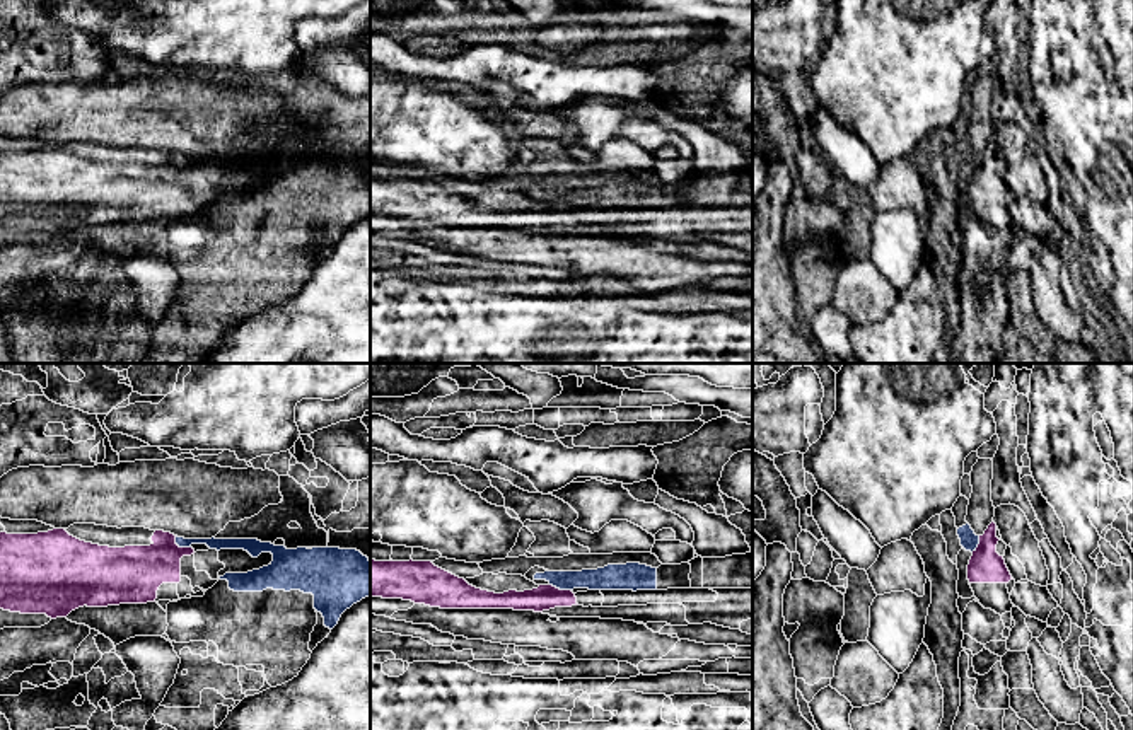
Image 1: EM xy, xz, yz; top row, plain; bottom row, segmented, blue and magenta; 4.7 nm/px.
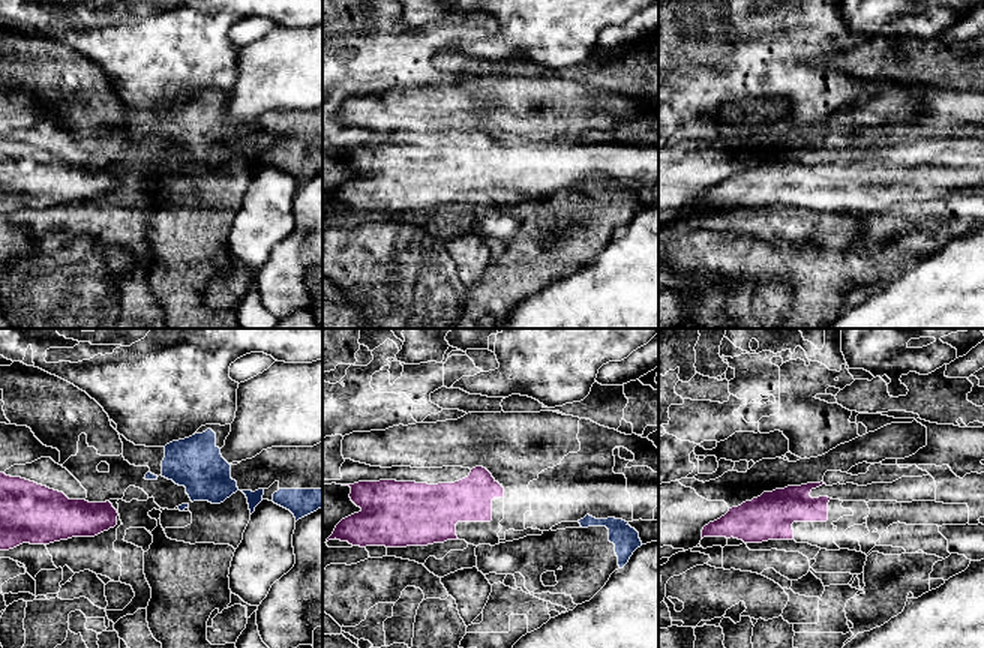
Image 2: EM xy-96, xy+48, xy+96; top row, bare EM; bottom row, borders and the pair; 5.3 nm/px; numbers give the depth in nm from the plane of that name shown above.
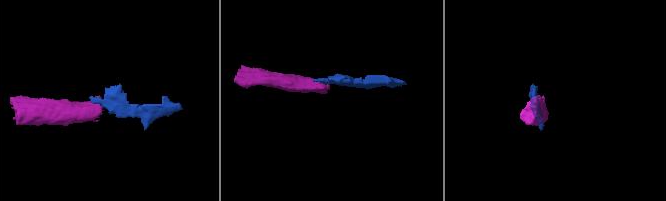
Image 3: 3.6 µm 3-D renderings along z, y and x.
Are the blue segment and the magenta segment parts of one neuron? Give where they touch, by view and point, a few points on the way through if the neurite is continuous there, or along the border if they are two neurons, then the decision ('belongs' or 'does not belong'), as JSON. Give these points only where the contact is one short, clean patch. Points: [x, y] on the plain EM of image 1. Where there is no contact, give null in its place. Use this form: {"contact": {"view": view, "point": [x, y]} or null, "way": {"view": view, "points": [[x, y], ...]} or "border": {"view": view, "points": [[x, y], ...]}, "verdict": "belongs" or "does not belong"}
{"contact": {"view": "xy", "point": [180, 164]}, "border": {"view": "xy", "points": [[174, 154], [180, 164], [190, 166]]}, "verdict": "does not belong"}

